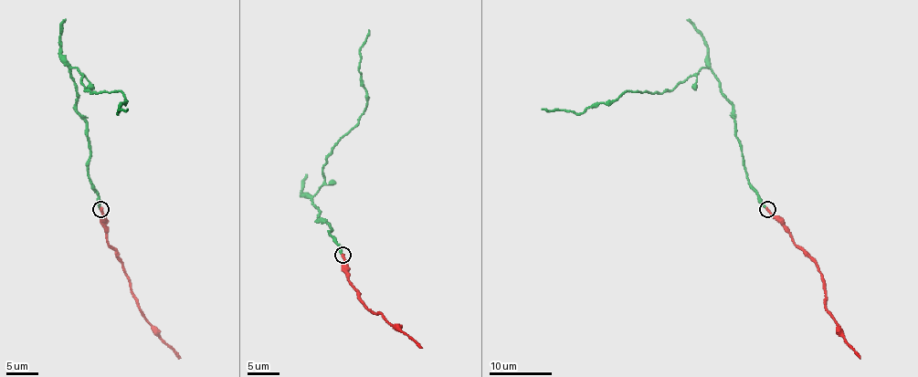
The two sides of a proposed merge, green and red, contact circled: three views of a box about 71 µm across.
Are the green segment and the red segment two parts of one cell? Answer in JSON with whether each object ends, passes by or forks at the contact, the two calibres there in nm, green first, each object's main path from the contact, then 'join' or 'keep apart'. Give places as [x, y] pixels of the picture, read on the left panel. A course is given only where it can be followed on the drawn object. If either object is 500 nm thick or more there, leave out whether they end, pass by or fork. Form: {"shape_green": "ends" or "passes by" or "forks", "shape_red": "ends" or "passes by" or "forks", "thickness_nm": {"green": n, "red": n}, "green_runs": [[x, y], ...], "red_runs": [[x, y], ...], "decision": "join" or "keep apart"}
{"shape_green": "ends", "shape_red": "ends", "thickness_nm": {"green": 240, "red": 280}, "green_runs": [[100, 209], [70, 68], [83, 75], [89, 92], [120, 90], [125, 100], [118, 113], [127, 108]], "red_runs": [[100, 209], [107, 242], [122, 264], [131, 292], [142, 315], [179, 359]], "decision": "join"}

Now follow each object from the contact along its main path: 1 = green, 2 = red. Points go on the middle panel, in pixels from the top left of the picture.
1: (342, 255), (331, 227), (318, 221), (311, 197), (324, 180), (331, 149), (367, 101), (359, 47), (369, 29)
2: (342, 255), (348, 281), (358, 290), (358, 297), (365, 307), (395, 325), (421, 347)

